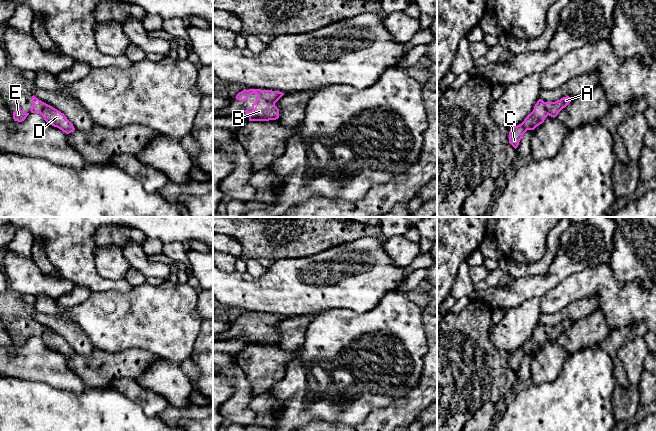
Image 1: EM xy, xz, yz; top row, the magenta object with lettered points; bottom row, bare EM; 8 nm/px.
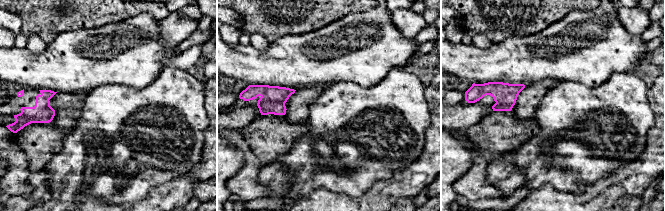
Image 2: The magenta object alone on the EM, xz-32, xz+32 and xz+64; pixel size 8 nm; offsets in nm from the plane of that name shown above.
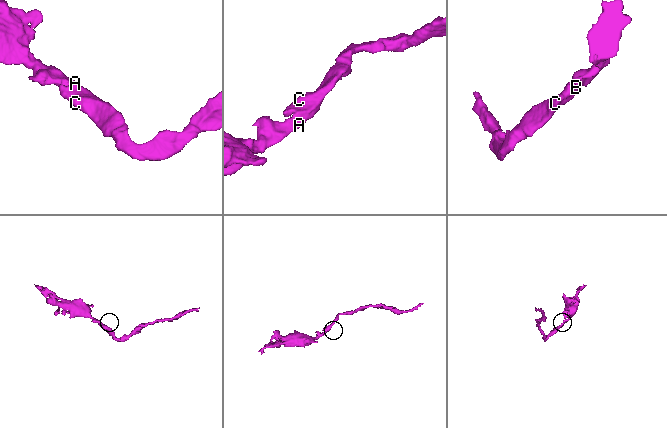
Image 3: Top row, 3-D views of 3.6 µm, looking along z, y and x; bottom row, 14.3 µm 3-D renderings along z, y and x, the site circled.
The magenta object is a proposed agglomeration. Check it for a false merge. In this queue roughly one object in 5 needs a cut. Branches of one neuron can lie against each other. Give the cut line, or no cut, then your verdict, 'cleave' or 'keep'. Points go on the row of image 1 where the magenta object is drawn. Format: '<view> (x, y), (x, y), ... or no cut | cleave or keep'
no cut | keep

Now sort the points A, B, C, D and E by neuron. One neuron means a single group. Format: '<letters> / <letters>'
A B C D E

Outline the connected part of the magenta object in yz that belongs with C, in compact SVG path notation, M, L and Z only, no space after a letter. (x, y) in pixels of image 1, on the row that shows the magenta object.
M569 96L563 97L555 102L544 102L539 99L535 104L533 111L524 119L524 121L510 129L508 137L510 144L516 149L527 130L534 130L544 122L548 115L556 117L571 100L572 98Z

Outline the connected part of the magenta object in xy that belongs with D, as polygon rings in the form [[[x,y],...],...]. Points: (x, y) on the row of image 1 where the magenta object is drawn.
[[[34,95],[32,96],[32,107],[30,111],[32,113],[40,113],[47,123],[59,128],[66,134],[69,134],[75,130],[73,124],[63,113],[53,108],[52,106],[42,102]]]

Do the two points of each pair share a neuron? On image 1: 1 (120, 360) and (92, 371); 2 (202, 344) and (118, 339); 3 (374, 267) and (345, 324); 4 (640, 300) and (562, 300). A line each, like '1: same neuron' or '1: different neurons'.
1: same neuron
2: different neurons
3: different neurons
4: same neuron

